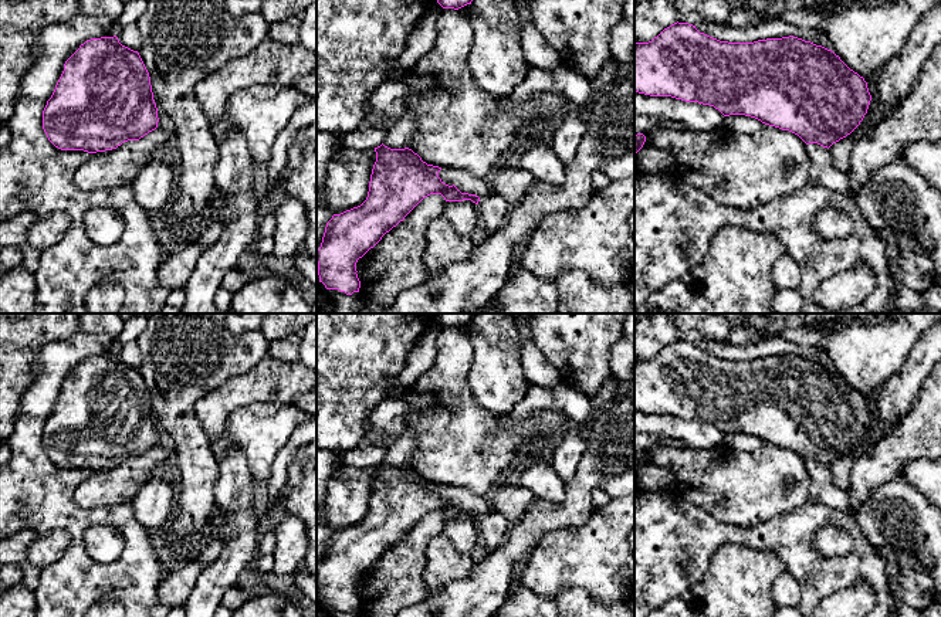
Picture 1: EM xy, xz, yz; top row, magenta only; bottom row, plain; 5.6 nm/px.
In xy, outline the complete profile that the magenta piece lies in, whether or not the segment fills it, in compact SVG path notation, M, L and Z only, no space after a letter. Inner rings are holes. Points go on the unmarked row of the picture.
M116 353L87 357L65 379L64 389L43 428L43 447L48 458L61 468L88 471L112 468L128 458L139 458L158 445L158 426L149 390L138 369L122 363Z

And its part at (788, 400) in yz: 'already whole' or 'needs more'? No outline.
already whole

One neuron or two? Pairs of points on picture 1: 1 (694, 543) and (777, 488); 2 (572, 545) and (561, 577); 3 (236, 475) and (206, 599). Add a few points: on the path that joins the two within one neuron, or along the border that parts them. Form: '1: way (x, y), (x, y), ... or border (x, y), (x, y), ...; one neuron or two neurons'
1: border (696, 507), (723, 522), (740, 526), (758, 525); two neurons
2: way (571, 553), (561, 563), (561, 569); one neuron
3: way (236, 507), (234, 558), (226, 568); one neuron

